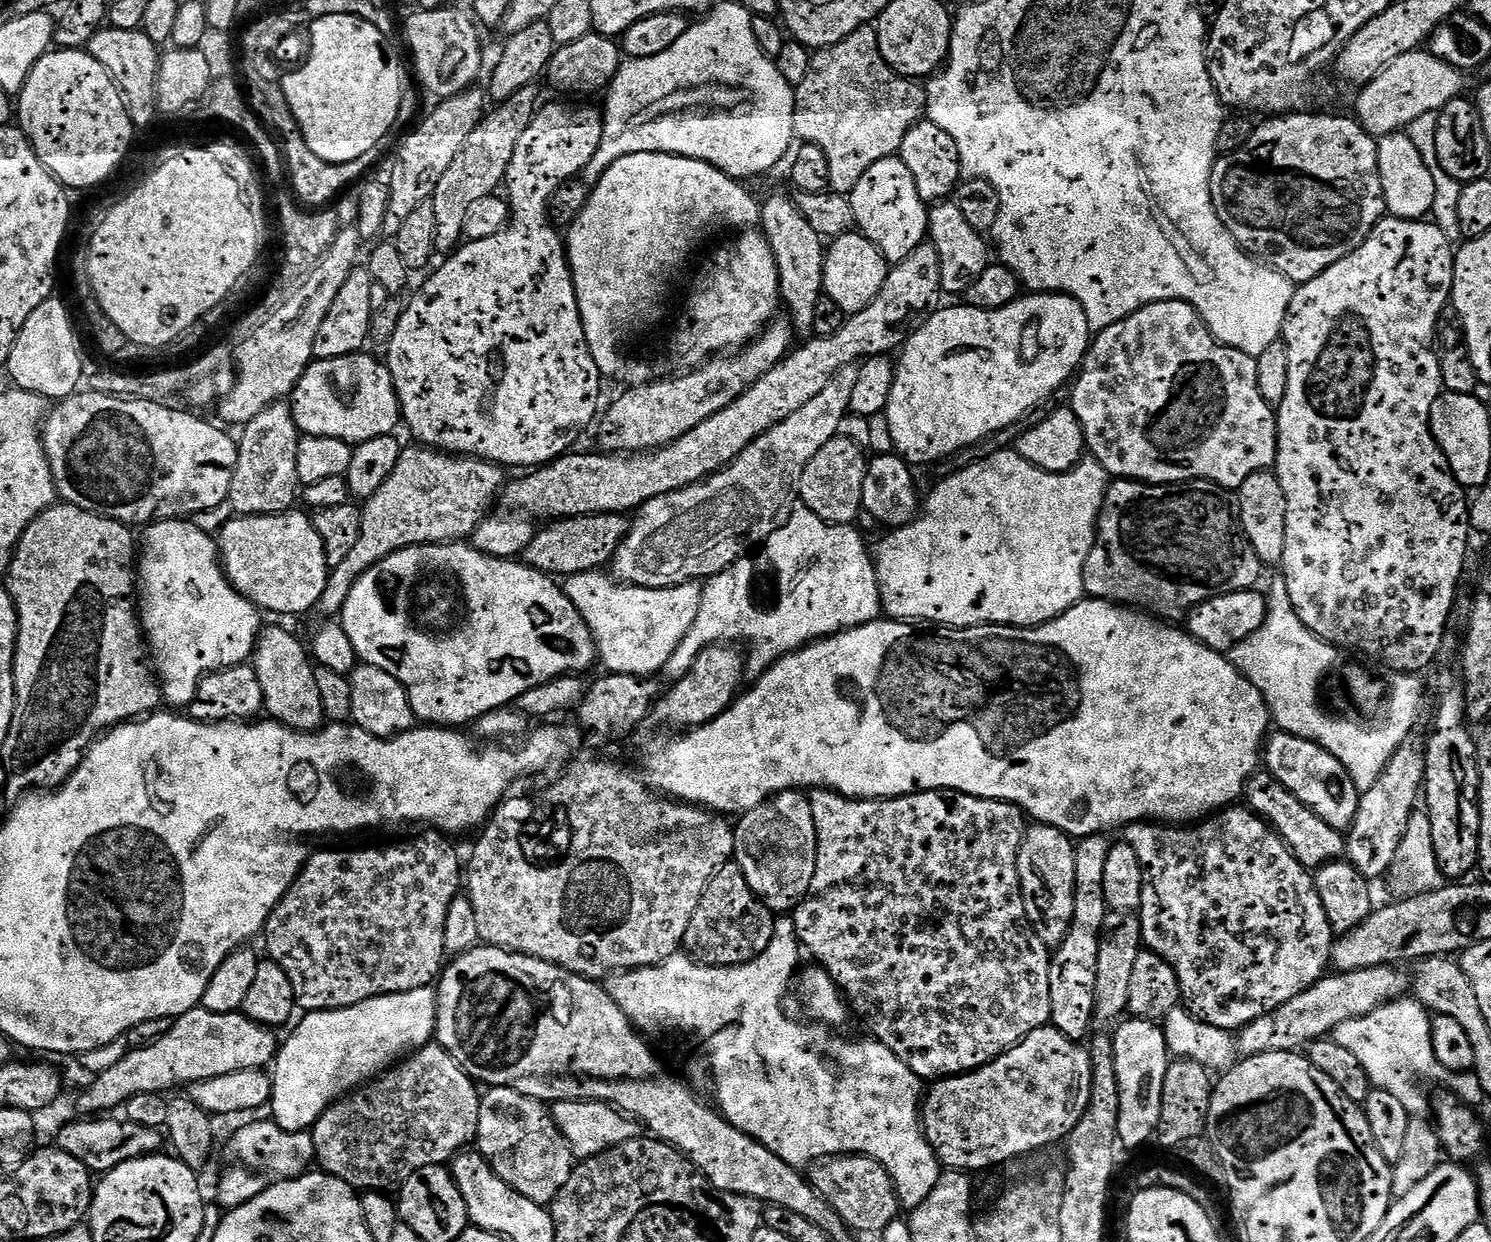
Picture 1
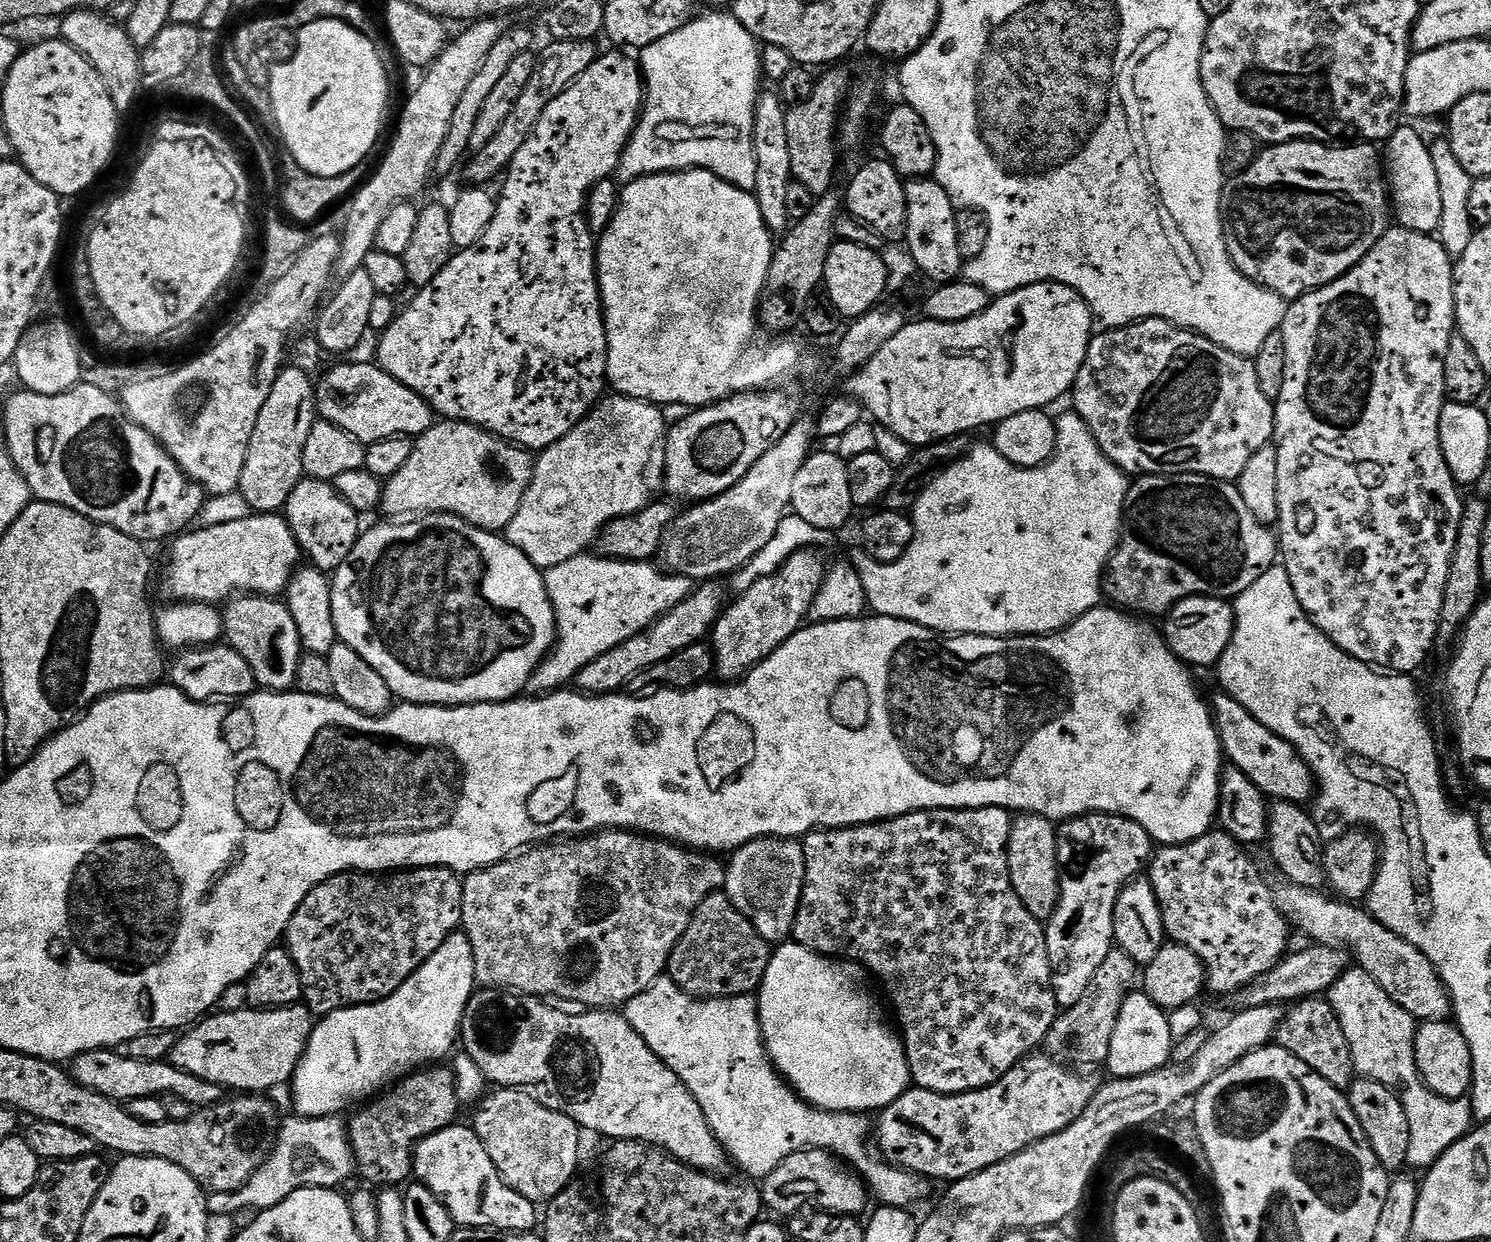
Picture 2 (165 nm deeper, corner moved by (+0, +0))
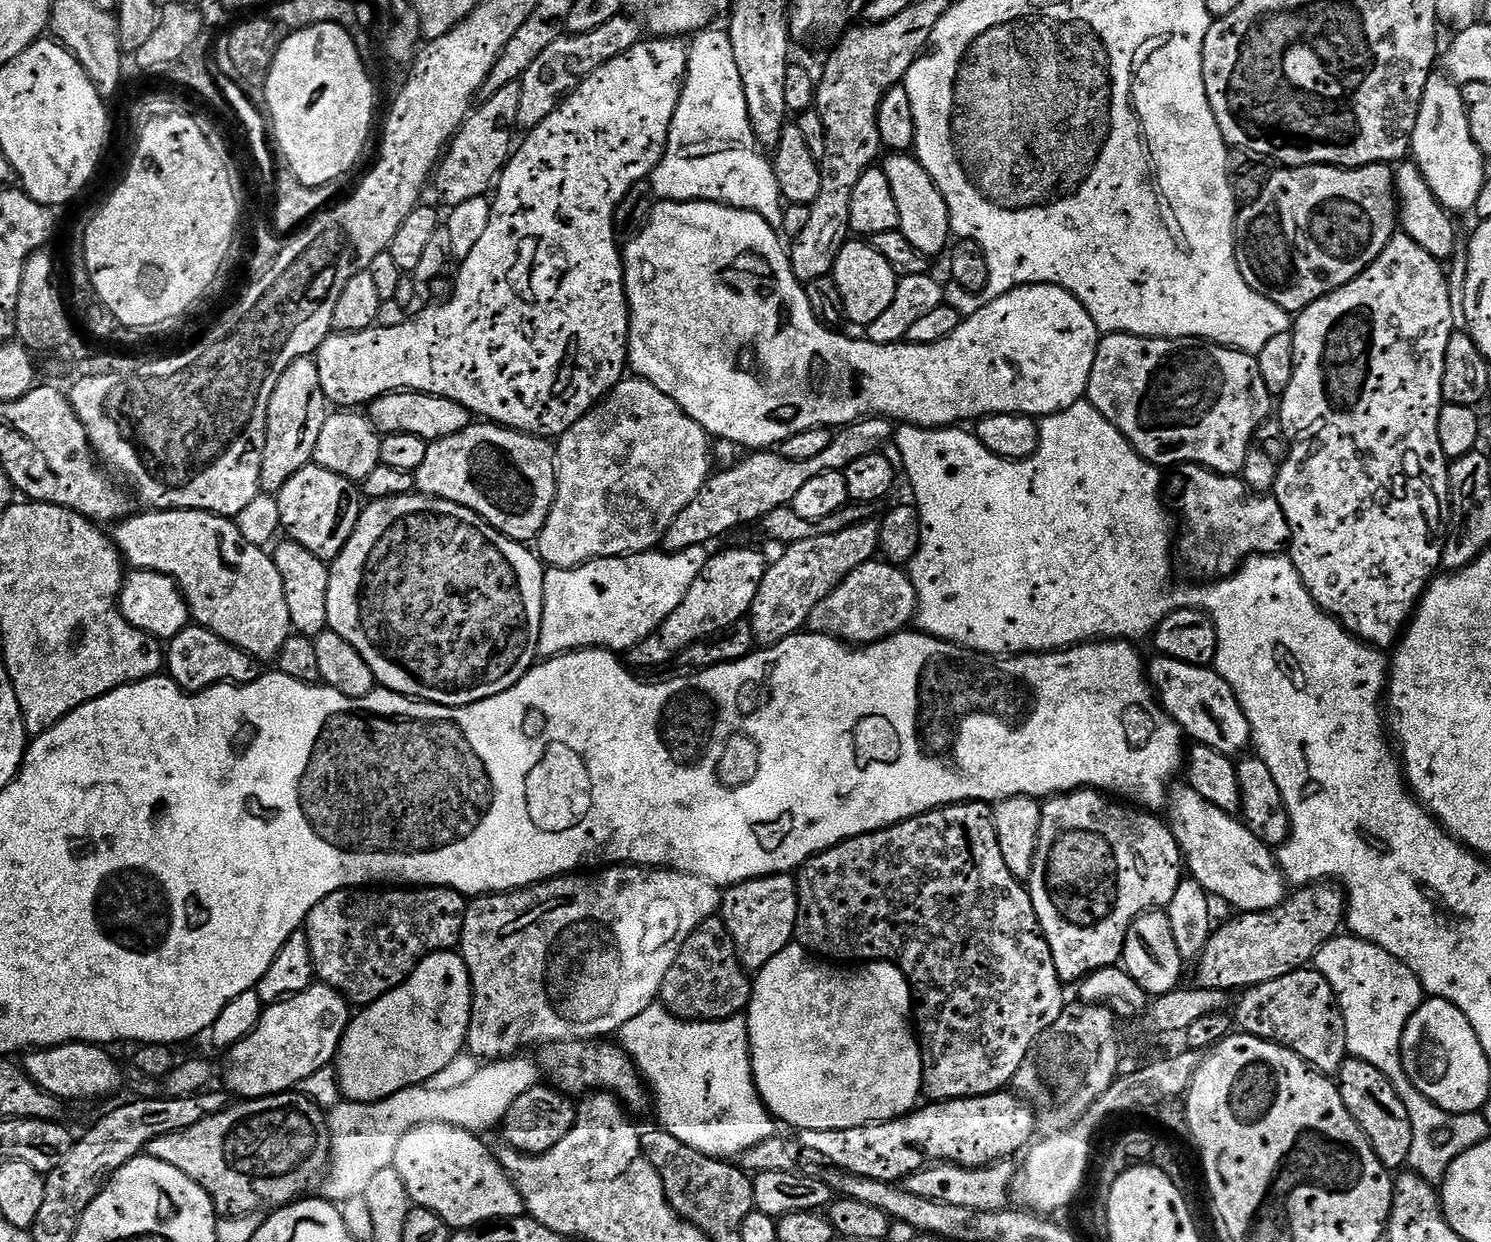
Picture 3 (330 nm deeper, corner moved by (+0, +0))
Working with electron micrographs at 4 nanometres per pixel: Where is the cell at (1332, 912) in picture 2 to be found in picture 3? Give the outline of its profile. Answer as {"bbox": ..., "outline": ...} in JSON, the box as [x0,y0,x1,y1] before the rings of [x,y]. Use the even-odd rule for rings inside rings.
{"bbox":[1166,786,1290,913],"outline":[[[1187,786],[1171,789],[1166,801],[1167,812],[1172,833],[1180,844],[1187,875],[1197,880],[1209,897],[1217,896],[1233,904],[1237,913],[1265,912],[1284,903],[1290,888],[1273,849],[1254,838],[1243,819],[1218,810],[1218,806],[1206,802],[1198,790]]]}

